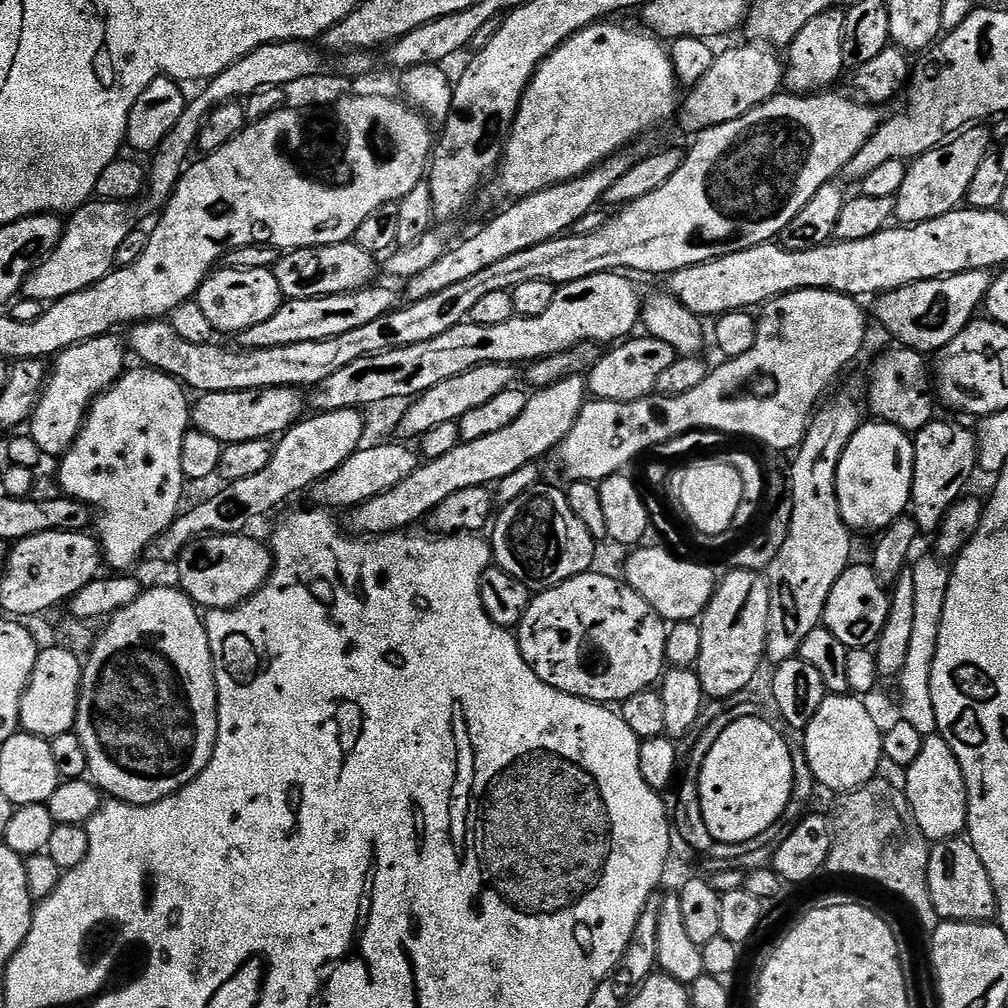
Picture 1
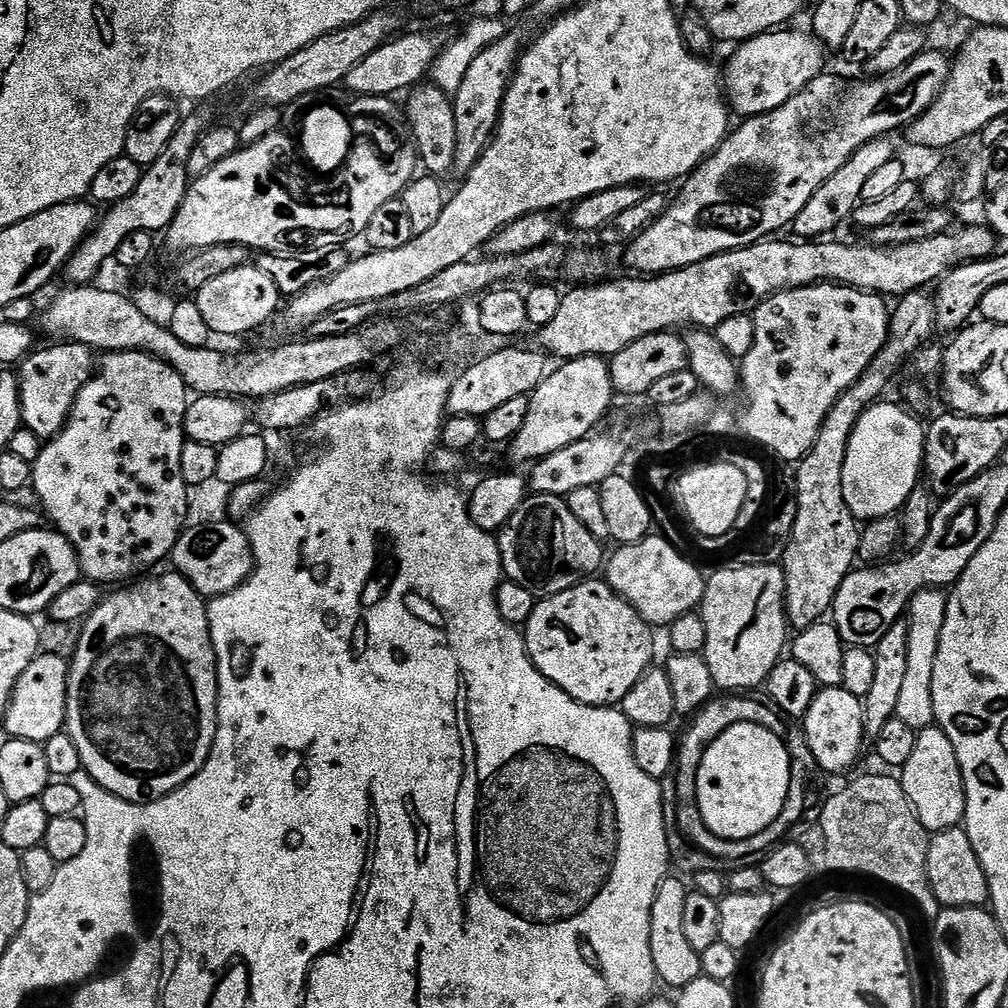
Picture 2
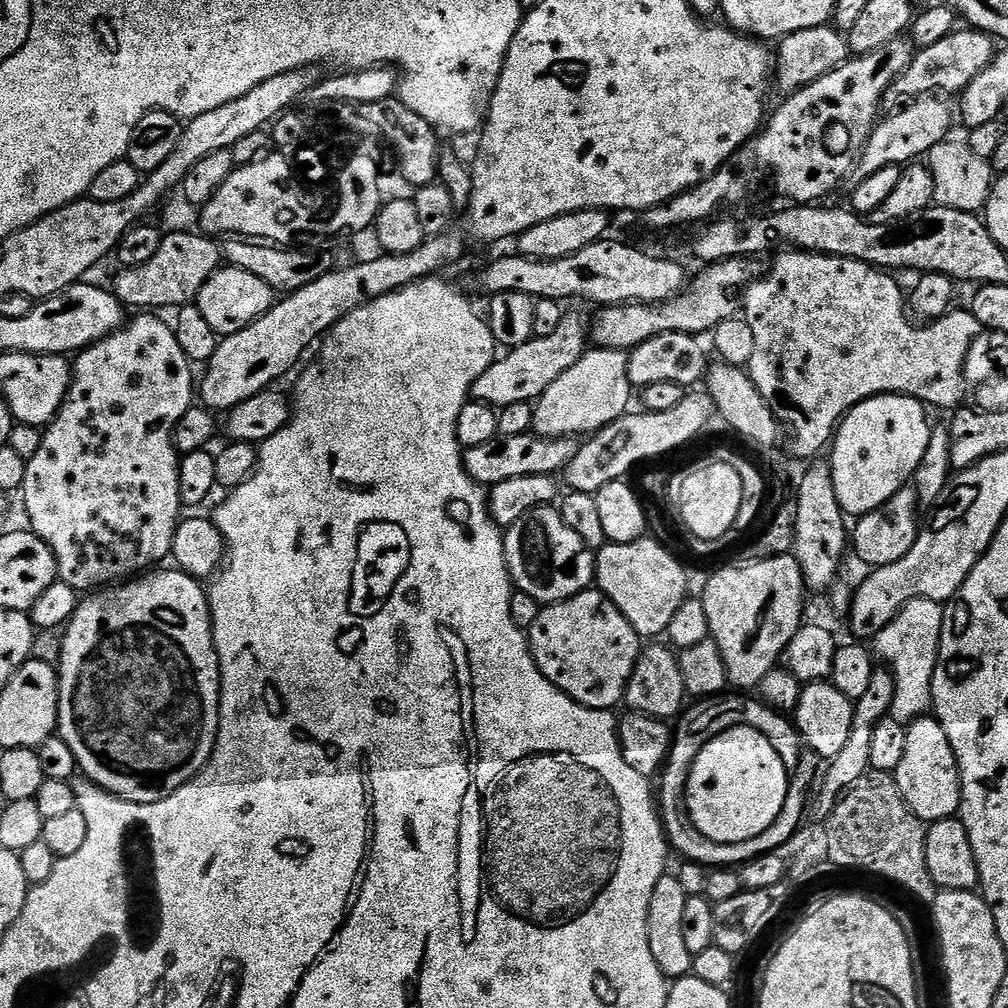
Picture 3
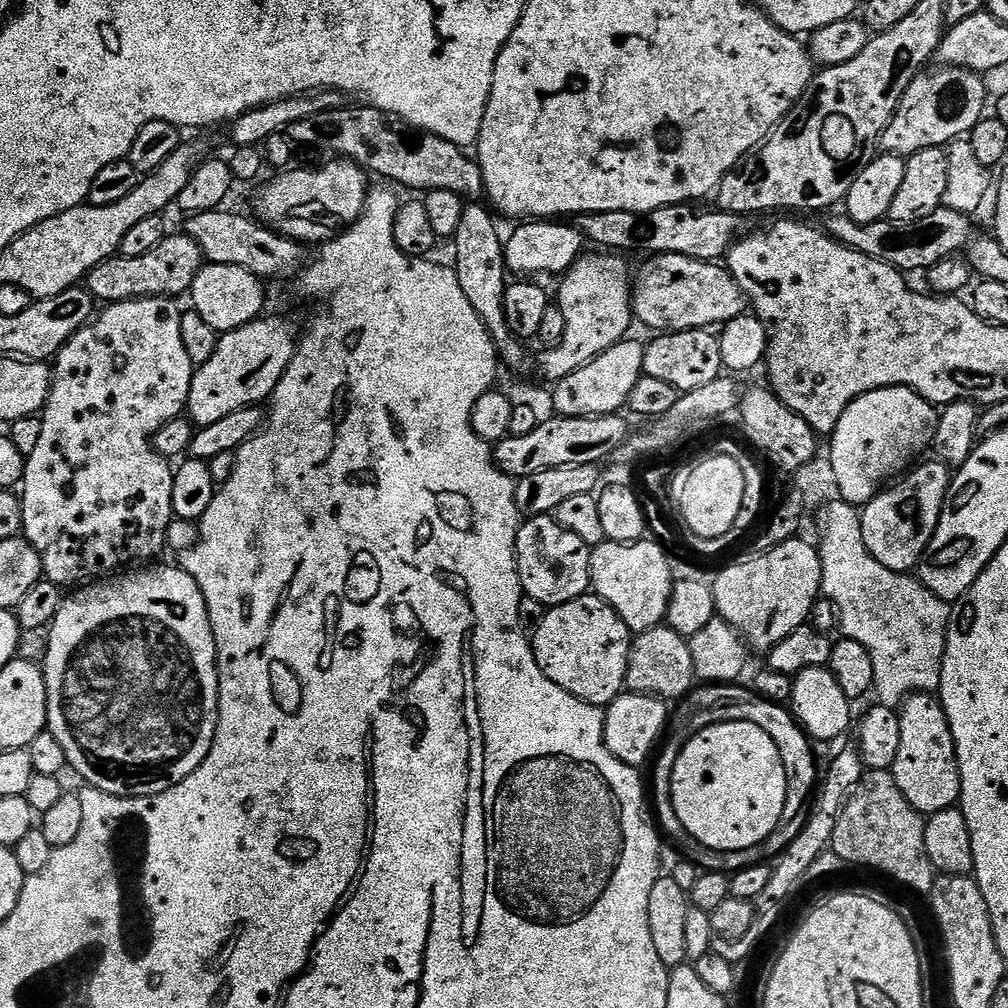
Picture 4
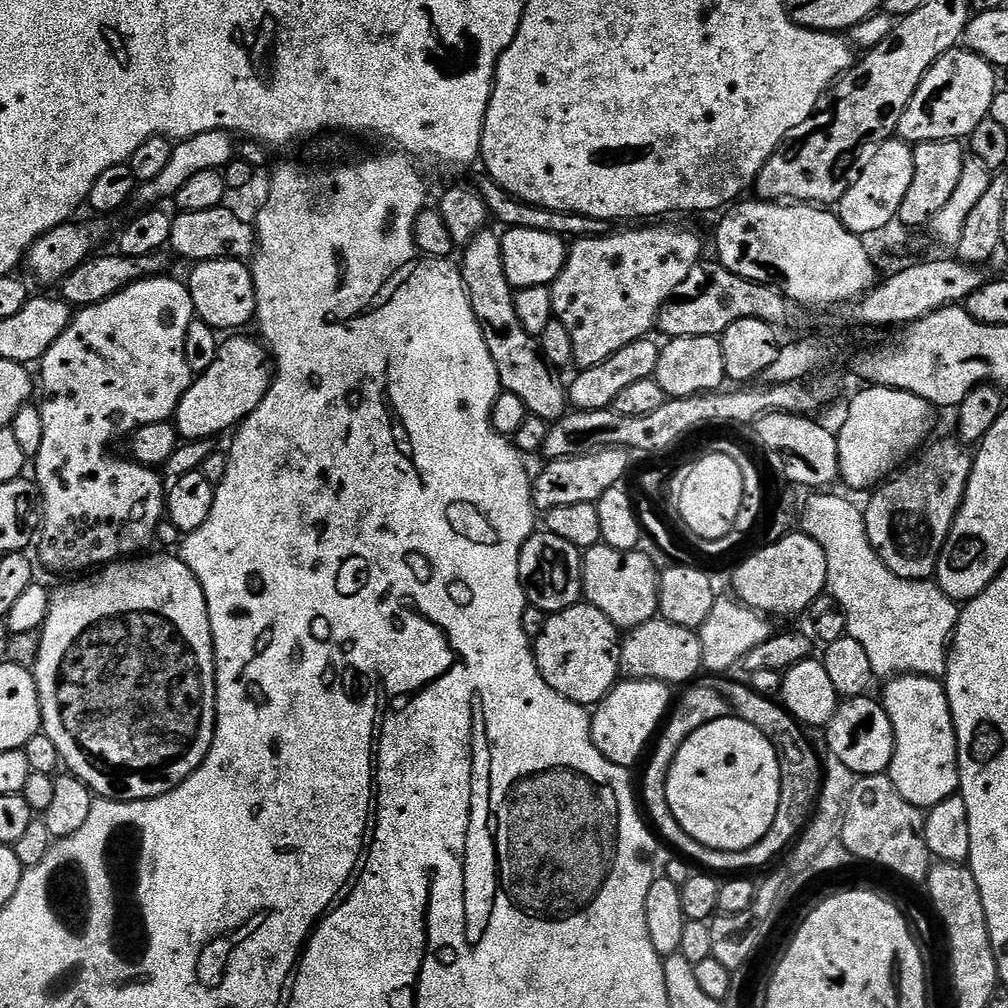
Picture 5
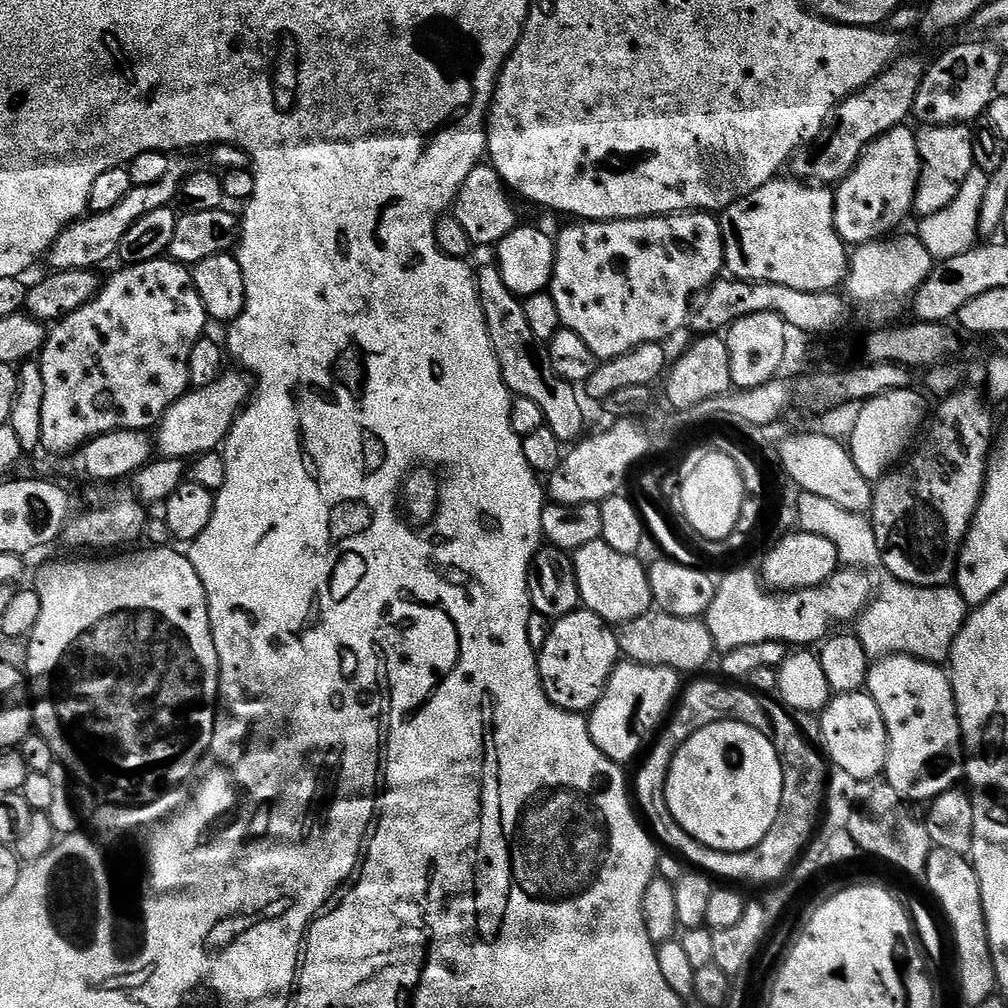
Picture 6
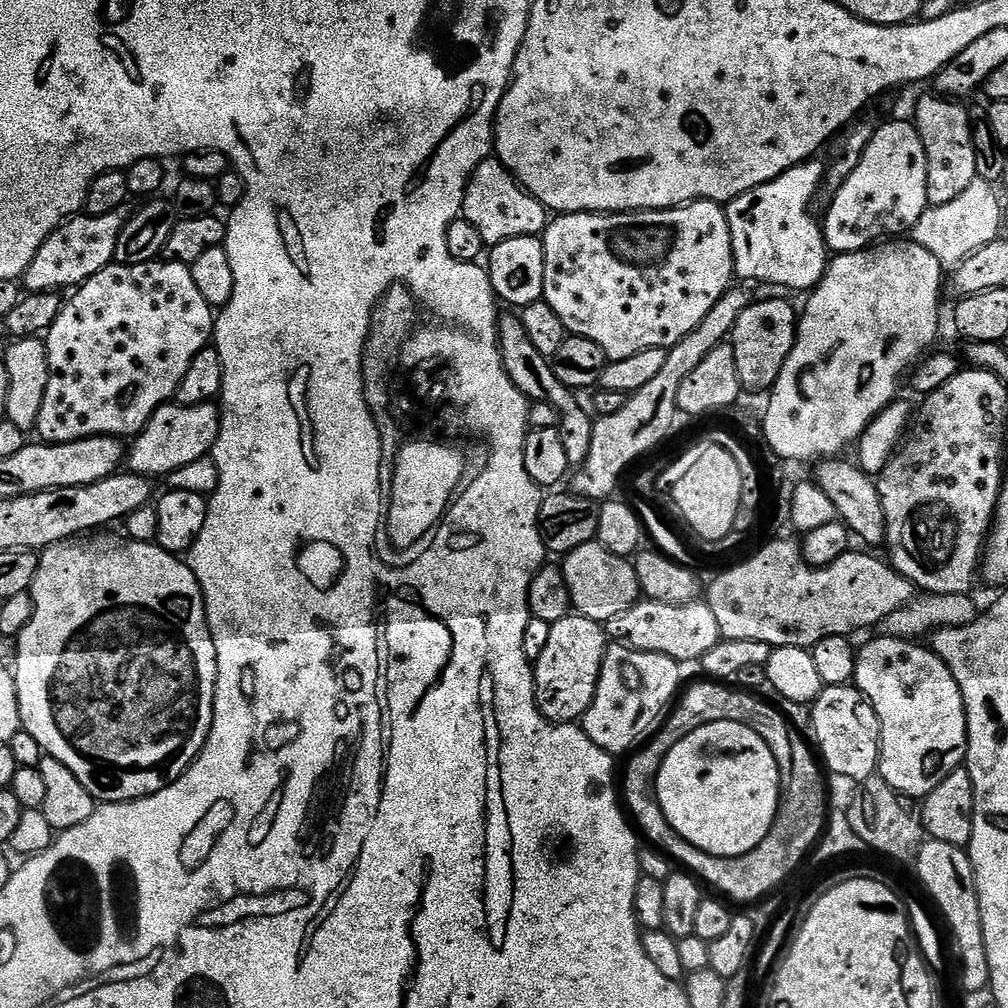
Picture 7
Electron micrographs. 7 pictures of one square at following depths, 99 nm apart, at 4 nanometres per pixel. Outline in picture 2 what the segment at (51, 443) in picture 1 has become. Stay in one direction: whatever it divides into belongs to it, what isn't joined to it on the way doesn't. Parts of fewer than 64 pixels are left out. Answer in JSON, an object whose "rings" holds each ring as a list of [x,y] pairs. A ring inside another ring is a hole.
{"rings":[[[56,342],[51,346],[53,348],[44,348],[41,352],[36,350],[25,356],[18,368],[23,427],[38,434],[44,442],[63,430],[78,394],[94,375],[93,349],[71,342]]]}

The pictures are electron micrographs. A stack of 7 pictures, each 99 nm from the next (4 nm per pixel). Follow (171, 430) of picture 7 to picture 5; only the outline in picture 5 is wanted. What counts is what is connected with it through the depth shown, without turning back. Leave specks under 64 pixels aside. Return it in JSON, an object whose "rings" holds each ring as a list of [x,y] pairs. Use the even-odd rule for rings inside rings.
{"rings":[[[248,334],[229,335],[210,370],[199,373],[180,399],[174,423],[184,440],[212,440],[219,432],[231,433],[266,398],[274,379],[274,361],[259,339],[244,335]]]}

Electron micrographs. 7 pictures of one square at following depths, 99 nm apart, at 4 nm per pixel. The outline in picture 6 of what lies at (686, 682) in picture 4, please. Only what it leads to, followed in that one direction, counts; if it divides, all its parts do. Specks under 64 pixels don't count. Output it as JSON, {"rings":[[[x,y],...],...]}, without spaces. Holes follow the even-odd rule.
{"rings":[[[659,610],[627,620],[615,629],[615,633],[621,657],[625,661],[642,666],[662,666],[681,674],[706,667],[712,660],[712,652],[717,651],[715,642],[710,638],[708,625],[703,619],[678,618]]]}

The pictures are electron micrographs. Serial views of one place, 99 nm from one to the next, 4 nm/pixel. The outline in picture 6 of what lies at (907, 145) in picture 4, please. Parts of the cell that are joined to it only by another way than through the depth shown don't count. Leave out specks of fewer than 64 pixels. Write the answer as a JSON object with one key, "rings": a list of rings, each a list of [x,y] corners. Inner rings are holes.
{"rings":[[[995,43],[988,44],[956,44],[948,48],[933,64],[927,65],[924,81],[920,83],[920,89],[916,95],[916,101],[912,107],[912,116],[920,119],[921,125],[926,124],[968,124],[985,115],[988,104],[996,95],[996,79],[998,70],[1006,63]]]}

